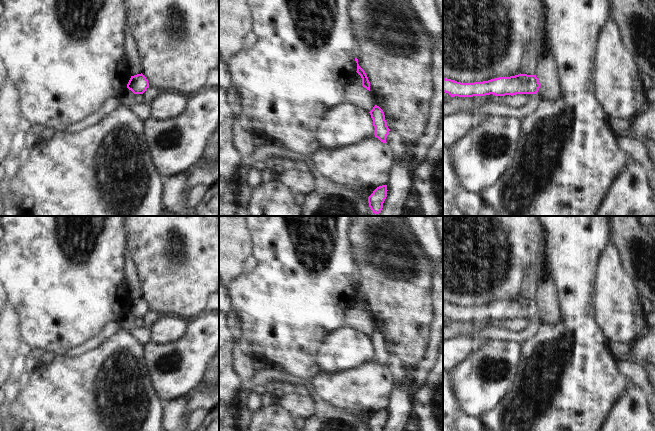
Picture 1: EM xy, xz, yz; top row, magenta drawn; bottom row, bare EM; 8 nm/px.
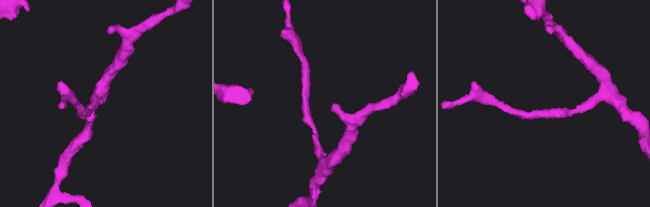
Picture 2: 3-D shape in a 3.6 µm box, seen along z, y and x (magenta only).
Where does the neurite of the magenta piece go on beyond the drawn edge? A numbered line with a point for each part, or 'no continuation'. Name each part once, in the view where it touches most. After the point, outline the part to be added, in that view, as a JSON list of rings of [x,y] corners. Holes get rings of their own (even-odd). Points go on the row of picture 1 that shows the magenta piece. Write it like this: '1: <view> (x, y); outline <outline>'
no continuation

